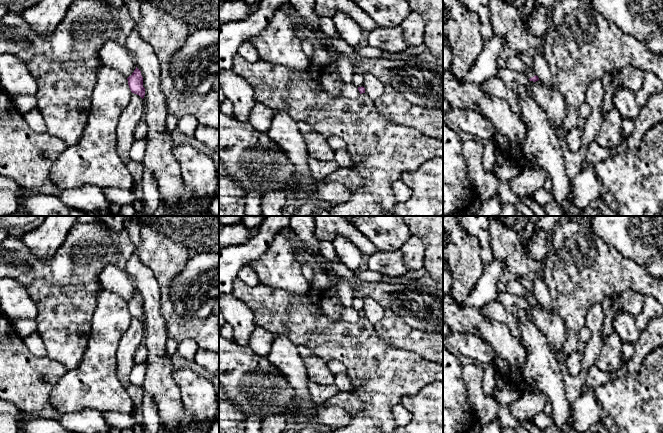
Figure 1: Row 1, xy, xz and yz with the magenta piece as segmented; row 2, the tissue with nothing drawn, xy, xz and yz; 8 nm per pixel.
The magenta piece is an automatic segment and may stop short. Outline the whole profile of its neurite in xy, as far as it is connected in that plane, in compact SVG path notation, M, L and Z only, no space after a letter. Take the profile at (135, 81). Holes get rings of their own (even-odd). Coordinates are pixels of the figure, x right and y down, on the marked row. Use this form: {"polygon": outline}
{"polygon": "M136 67L132 75L129 76L127 80L131 92L139 95L143 99L145 96L145 88L143 87L141 71Z"}

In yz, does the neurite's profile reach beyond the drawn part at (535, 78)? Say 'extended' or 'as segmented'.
extended

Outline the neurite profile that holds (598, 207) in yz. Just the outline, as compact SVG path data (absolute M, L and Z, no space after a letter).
M599 196L582 211L581 216L618 216L616 211L606 204Z

